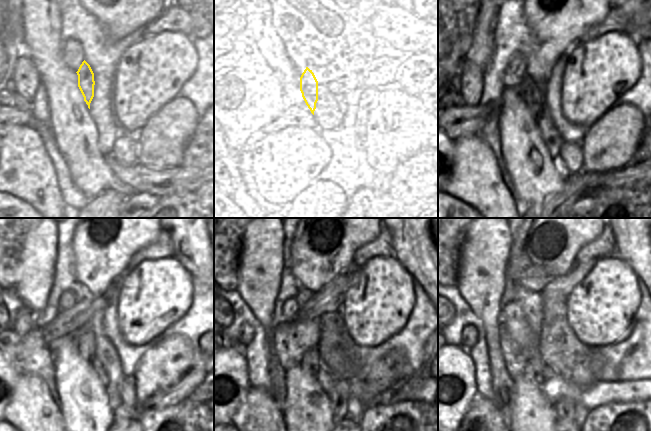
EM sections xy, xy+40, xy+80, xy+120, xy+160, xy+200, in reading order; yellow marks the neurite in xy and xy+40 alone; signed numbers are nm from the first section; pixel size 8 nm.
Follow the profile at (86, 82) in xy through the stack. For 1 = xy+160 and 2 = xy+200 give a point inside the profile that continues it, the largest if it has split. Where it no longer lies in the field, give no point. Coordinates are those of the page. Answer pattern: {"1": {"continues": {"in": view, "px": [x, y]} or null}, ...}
{"1": {"continues": {"in": "xy+160", "px": [310, 363]}}, "2": {"continues": {"in": "xy+200", "px": [534, 366]}}}

